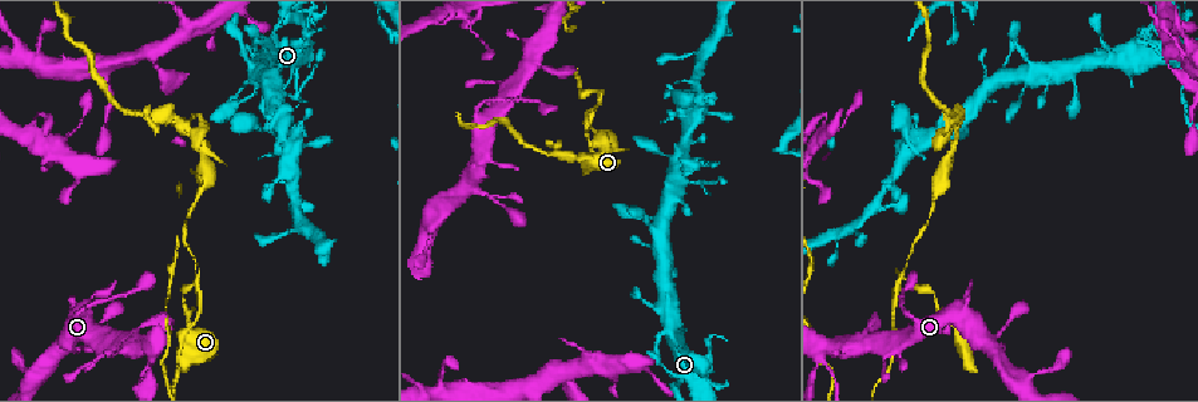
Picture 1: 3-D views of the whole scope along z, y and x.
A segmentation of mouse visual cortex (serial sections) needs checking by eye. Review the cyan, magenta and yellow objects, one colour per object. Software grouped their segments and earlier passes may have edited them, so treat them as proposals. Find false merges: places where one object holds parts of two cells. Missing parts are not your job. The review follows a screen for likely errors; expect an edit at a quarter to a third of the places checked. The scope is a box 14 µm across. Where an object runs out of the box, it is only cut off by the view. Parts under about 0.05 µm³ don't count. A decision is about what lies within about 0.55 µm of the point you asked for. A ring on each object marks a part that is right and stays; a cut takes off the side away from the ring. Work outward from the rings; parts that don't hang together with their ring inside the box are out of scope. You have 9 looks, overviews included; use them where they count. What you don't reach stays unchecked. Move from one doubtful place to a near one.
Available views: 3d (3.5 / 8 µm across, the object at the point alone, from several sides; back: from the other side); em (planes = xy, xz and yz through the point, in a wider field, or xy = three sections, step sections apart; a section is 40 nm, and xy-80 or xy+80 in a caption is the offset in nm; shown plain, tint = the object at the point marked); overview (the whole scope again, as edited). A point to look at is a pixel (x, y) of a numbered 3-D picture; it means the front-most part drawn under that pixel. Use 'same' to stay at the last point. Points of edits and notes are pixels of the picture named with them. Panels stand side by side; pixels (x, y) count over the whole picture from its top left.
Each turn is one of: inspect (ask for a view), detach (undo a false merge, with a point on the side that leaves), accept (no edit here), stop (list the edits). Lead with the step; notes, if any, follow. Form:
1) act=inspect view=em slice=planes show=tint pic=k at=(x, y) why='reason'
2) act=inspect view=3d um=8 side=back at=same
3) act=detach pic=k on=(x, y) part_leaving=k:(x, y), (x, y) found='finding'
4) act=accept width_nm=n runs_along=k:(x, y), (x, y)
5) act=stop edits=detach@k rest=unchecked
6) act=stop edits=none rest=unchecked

act=inspect view=3d um=3.5 side=back pic=1 at=(148, 354) why='thin arm on a thick one'

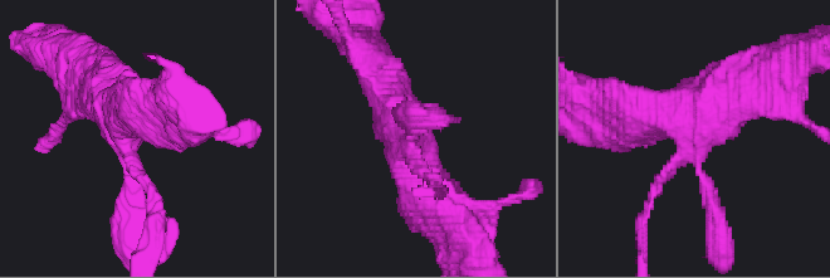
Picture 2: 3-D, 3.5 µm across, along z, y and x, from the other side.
act=inspect view=em slice=xy step=3 show=tint pic=2 at=(690, 143) arms=4 arm_widths_nm=150,150,500,600 why='now the EM'

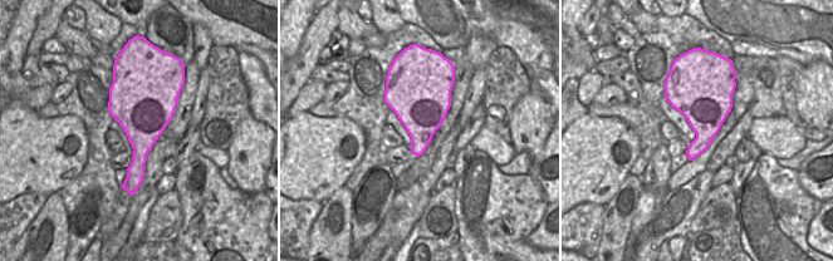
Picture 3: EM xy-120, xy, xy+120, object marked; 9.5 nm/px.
act=accept runs_along=2:(455, 218), (409, 160), (390, 96) found='continuous, no second cell'

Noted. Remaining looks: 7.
act=inspect view=3d um=3.5 pic=1 at=(600, 102) why='arms part here'

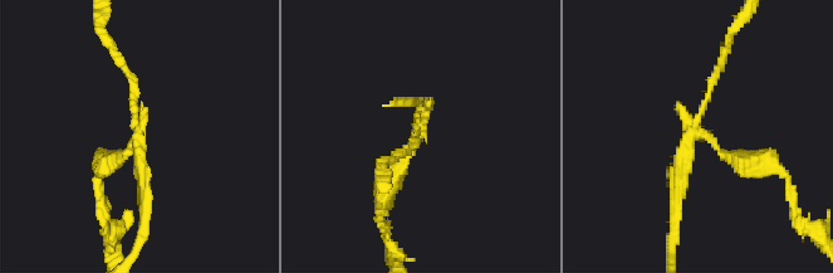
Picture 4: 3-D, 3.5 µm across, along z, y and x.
act=inspect view=em slice=xy step=3 show=tint pic=4 at=(420, 130) arms=3 arm_widths_nm=100,200,250 why='need the tissue'

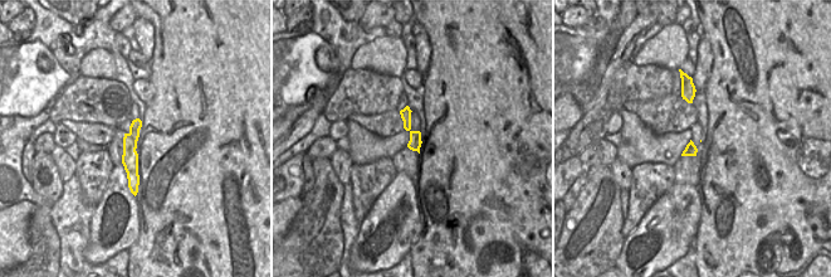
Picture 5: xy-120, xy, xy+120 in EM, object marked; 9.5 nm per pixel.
act=detach pic=4 on=(674, 178) width_nm=120 border=5:(130, 132), (135, 150) found='a second cell is stuck on'

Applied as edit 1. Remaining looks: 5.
act=inspect view=3d um=8 side=back pic=1 at=(433, 227) why='three-way junction'

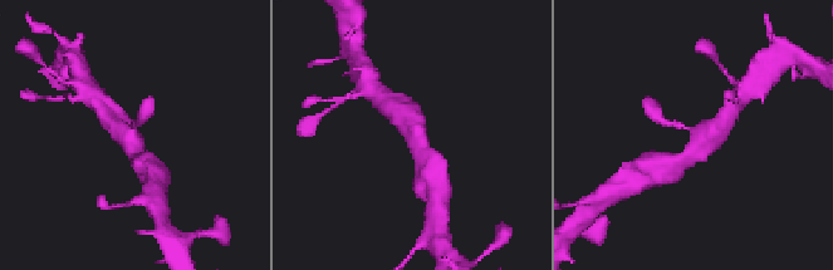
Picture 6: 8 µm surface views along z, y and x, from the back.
act=inspect view=em slice=xy step=2 show=tint pic=6 at=(407, 137) arms=3 arm_widths_nm=200,450,500

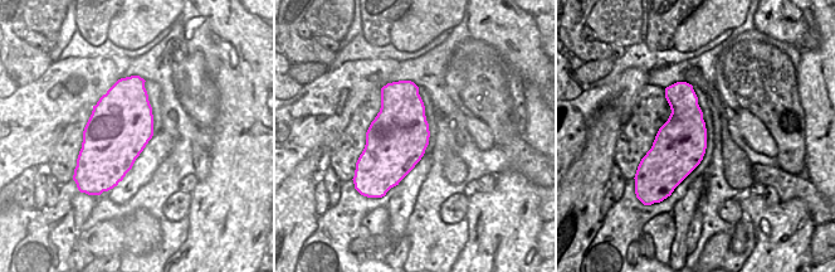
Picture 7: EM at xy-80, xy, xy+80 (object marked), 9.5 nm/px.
act=accept runs_along=6:(725, 119), (690, 158), (675, 160) found='one cell here'

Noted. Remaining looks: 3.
act=inspect view=overview why='see it whole again'

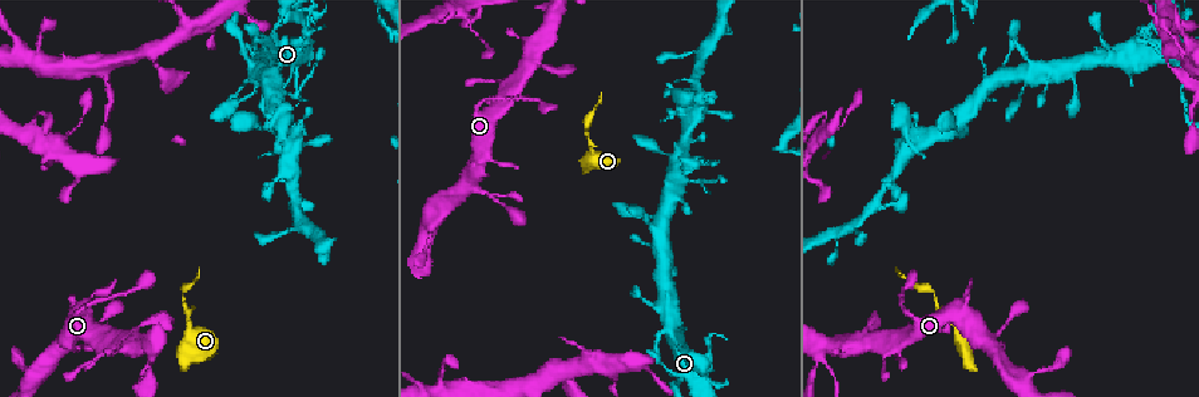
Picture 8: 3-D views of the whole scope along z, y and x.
act=inspect view=3d um=8 pic=8 at=(904, 141) why='sharp bend'

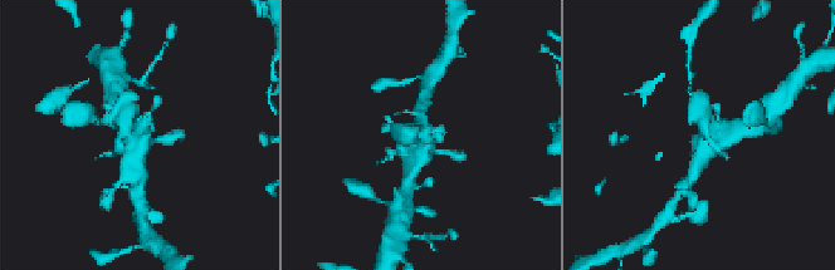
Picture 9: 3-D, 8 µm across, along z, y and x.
act=inspect view=3d um=3.5 pic=9 at=(131, 135) why='closer look'

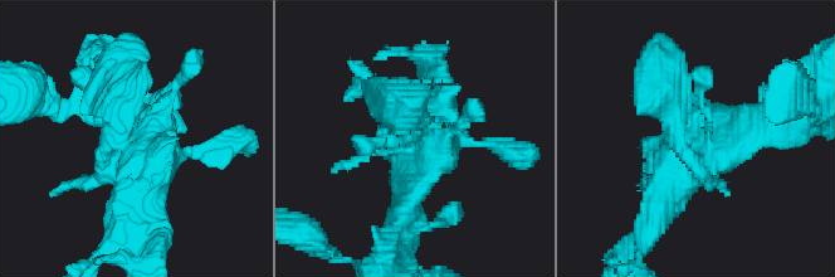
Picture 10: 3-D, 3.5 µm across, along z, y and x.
act=accept found='all the same cell'

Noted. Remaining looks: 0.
act=stop edits=detach@4 rest=unchecked

